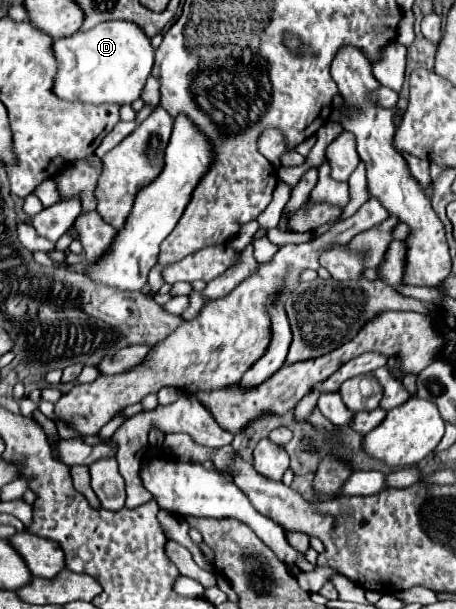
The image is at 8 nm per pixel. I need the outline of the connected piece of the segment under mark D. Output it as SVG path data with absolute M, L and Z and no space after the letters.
M105 21L89 31L55 39L53 57L57 59L57 75L53 93L65 101L81 103L133 103L139 99L145 79L153 67L153 47L149 37L129 21Z

